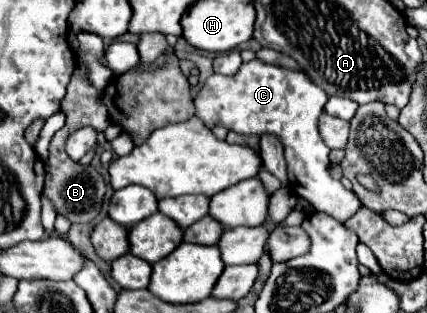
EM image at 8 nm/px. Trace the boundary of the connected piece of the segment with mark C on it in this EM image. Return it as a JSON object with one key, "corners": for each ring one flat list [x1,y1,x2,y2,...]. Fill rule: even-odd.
{"corners":[[253,59,243,63,235,77,213,73,199,89,195,109,197,117,203,119,207,127,221,123,225,129,237,133,275,133,285,145,287,177,293,193,307,199,317,211,323,211,337,221,347,221,357,213,357,209,361,209,361,201,357,195,347,191,341,181,335,181,329,175,329,147,323,143,317,129,327,99,329,97,313,85,305,73]]}

